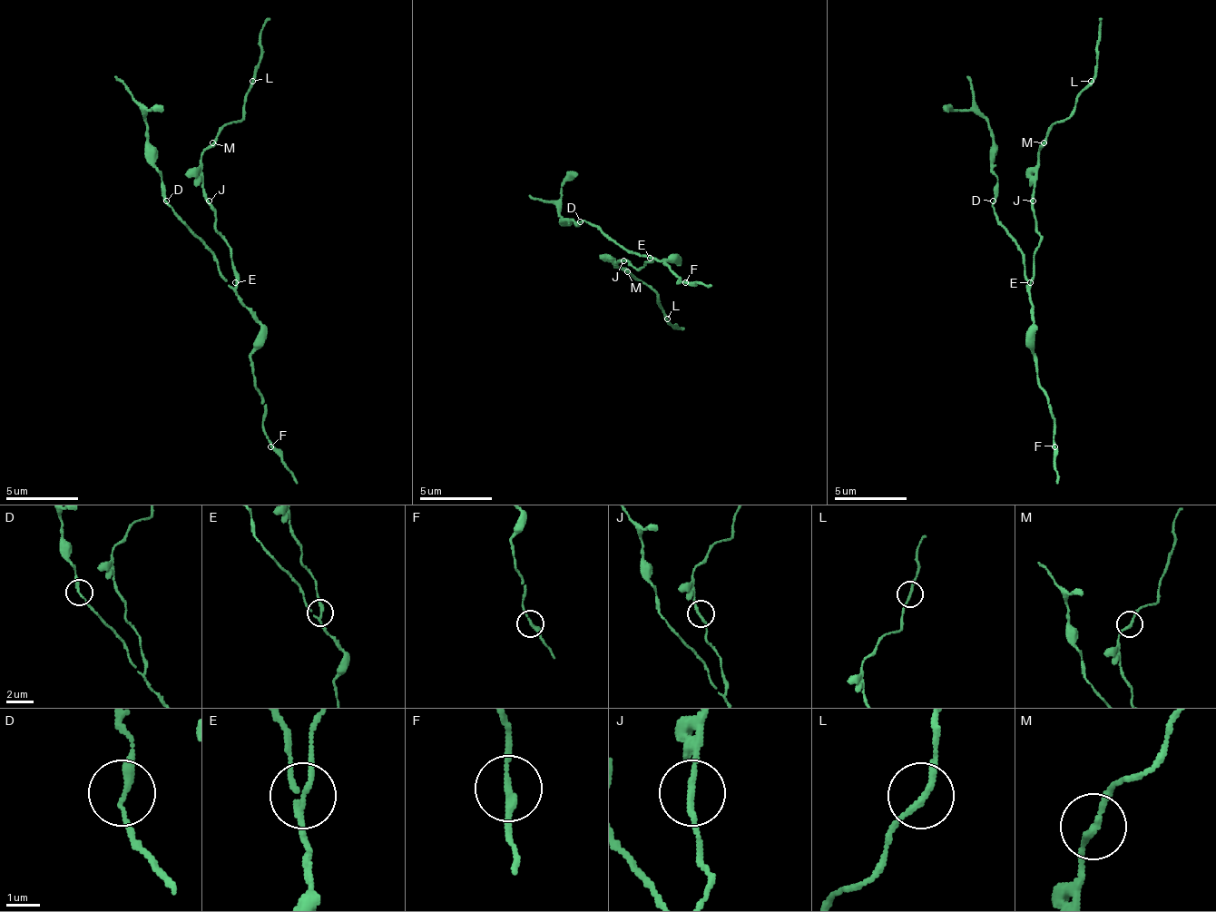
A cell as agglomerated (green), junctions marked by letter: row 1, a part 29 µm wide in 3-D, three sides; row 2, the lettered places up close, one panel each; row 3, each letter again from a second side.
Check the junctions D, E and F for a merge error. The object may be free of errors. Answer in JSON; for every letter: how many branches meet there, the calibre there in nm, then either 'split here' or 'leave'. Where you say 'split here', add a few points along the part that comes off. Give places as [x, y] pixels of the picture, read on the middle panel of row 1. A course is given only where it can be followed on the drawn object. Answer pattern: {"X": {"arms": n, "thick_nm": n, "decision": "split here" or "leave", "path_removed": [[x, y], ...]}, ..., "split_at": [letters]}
{"D": {"arms": 2, "thick_nm": 190, "decision": "leave"}, "E": {"arms": 3, "thick_nm": 160, "decision": "split here", "path_removed": [[649, 257], [642, 268], [620, 260], [616, 264], [656, 293], [660, 308], [674, 326], [685, 326]]}, "F": {"arms": 2, "thick_nm": 200, "decision": "leave"}, "split_at": ["E"]}

